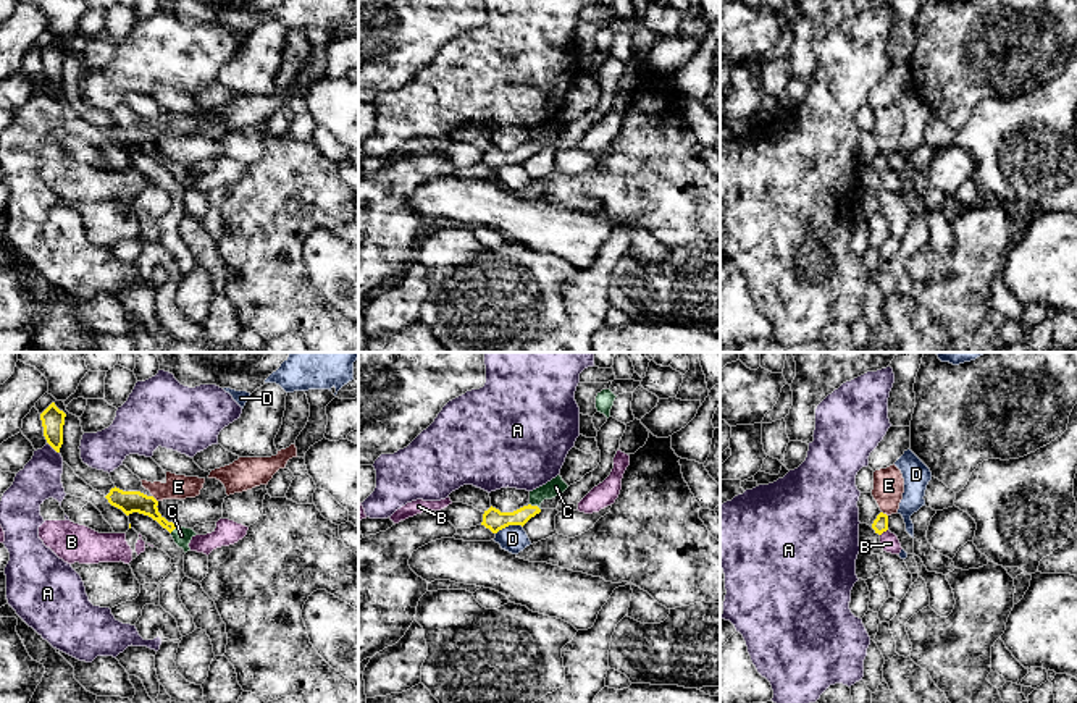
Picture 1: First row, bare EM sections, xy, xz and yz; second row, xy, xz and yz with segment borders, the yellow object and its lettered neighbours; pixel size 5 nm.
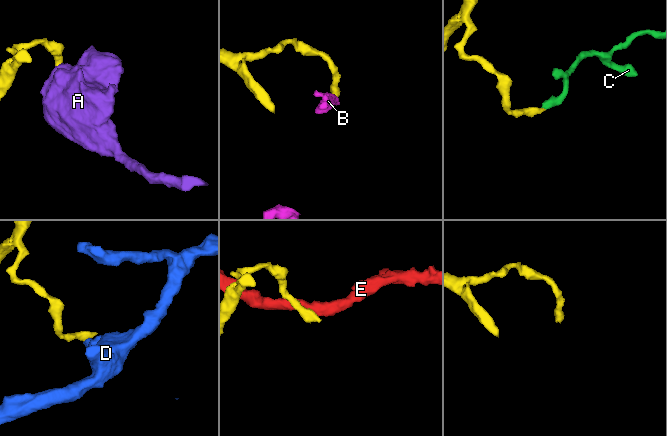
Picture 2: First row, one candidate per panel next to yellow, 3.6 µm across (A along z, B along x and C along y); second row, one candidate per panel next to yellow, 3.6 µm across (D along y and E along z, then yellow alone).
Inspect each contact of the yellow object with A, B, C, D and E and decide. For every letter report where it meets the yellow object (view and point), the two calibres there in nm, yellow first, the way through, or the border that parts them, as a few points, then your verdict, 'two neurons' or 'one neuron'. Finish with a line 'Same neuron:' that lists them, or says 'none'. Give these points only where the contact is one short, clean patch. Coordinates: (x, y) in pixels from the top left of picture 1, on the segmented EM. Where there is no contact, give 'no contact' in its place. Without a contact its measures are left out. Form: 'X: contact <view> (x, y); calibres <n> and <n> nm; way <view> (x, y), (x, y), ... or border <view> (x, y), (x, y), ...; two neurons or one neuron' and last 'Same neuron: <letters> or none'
A: contact xy (54, 448); calibres 110 and 200 nm; two neurons
B: contact yz (884, 530); calibres 80 and 90 nm; border yz (887, 529), (880, 535); two neurons
C: contact xz (535, 506); calibres 110 and 90 nm; way xz (493, 519), (520, 517), (535, 506), (546, 492), (556, 487); one neuron
D: contact xz (509, 524); calibres 110 and 140 nm; border xz (522, 526), (506, 526), (496, 534); two neurons
E: contact xy (154, 498); calibres 110 and 130 nm; border xy (152, 495), (157, 501); two neurons
Same neuron: C

